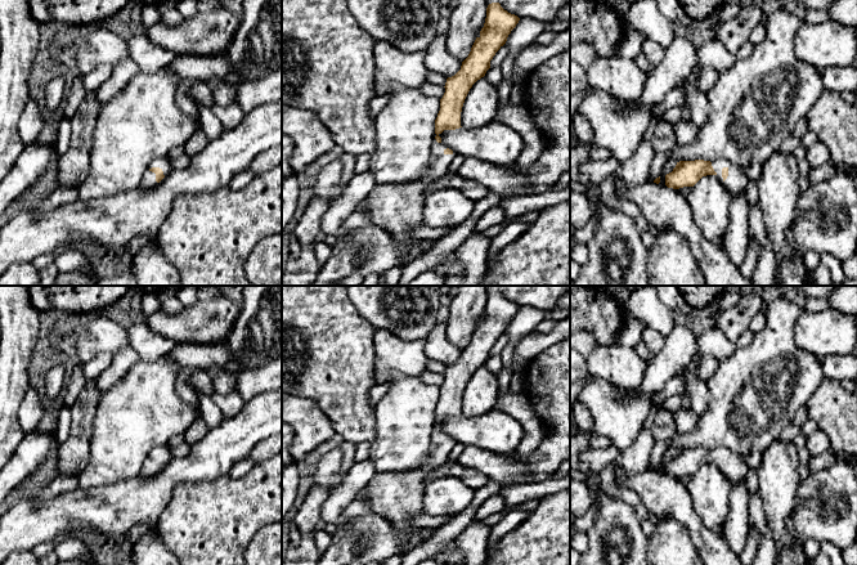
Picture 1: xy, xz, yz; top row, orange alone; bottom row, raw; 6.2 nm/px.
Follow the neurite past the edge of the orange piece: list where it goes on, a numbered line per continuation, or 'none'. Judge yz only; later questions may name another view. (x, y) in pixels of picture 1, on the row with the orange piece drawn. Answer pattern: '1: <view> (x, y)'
1: yz (736, 182)

